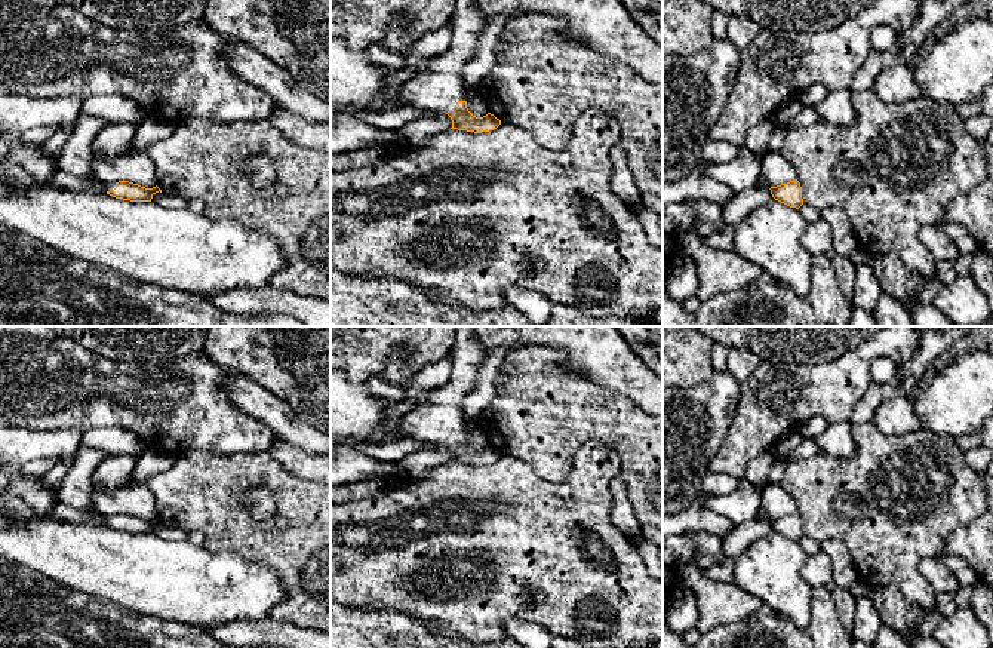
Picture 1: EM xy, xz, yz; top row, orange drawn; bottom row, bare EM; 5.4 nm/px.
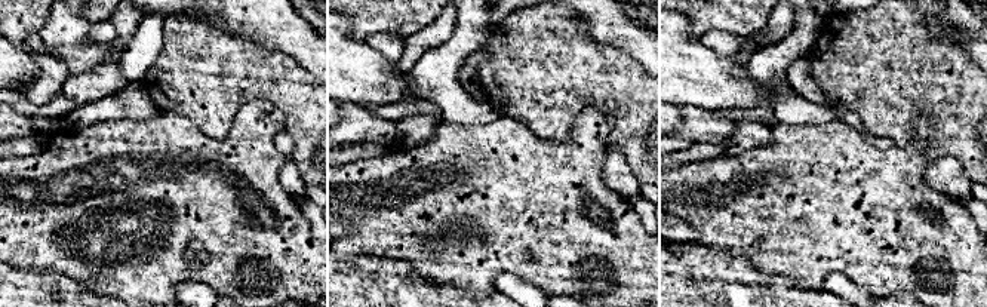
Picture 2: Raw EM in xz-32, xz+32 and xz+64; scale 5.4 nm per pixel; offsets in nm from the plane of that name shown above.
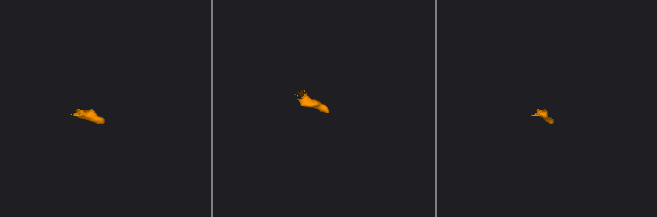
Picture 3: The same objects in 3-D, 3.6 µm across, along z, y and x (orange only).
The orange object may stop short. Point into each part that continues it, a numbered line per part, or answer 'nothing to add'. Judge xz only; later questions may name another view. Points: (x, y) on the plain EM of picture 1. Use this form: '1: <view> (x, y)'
1: xz (437, 420)

